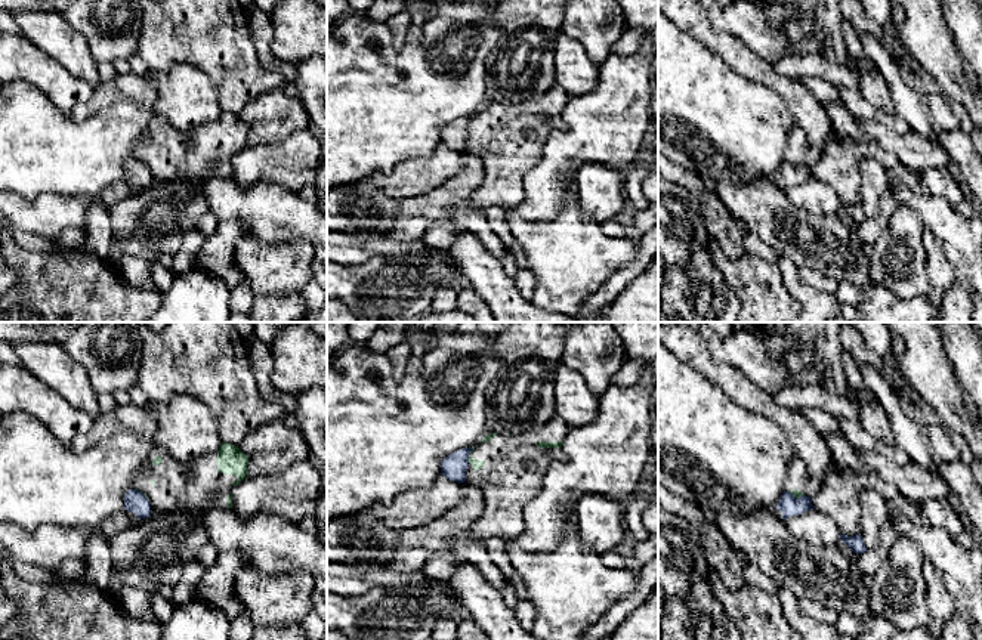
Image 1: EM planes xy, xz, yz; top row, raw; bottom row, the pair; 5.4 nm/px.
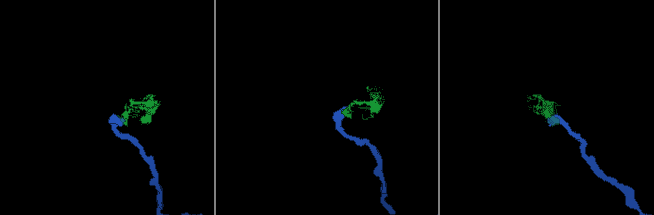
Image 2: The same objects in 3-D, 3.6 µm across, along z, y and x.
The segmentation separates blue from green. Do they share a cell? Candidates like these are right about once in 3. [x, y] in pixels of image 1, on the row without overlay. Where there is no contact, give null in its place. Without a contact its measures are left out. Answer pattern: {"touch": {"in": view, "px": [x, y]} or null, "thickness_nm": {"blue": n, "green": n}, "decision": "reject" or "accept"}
{"touch": {"in": "xz", "px": [468, 124]}, "thickness_nm": {"blue": 140, "green": 50}, "decision": "reject"}

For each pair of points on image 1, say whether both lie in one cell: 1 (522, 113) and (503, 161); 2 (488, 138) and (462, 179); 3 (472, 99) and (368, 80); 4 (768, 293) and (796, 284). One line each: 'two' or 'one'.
1: one
2: two
3: one
4: two

